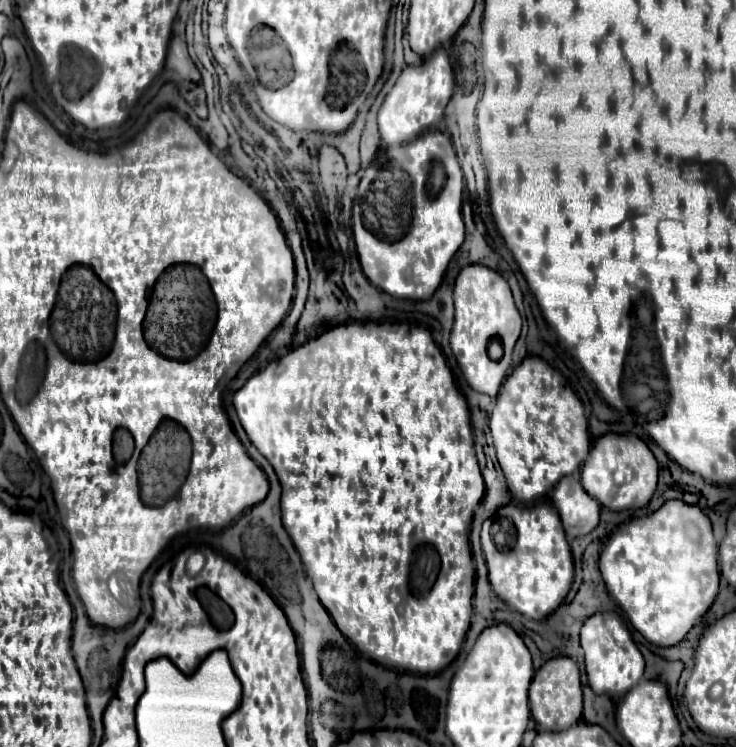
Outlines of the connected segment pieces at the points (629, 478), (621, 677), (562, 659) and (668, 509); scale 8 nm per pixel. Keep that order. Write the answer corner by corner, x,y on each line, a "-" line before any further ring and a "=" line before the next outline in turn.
609,432
601,436
581,468
581,484
587,490
587,494
591,494
599,504
611,510
625,510
629,506
643,508
657,488
657,476
659,464
653,452
633,432
627,434
=
615,612
593,614
585,620
581,628
581,646
585,652
585,666
589,676
589,686
595,694
611,694
623,696
631,686
635,686
645,670
645,660
637,650
627,626
=
555,656
547,660
533,676
529,686
529,706
537,722
537,730
567,730
581,718
583,692
581,674
577,664
567,656
=
669,500
653,514
633,518
627,524
617,526
604,544
598,566
607,592
617,600
631,624
657,646
673,646
681,642
709,610
719,590
717,542
711,522
697,506
685,504
683,500

